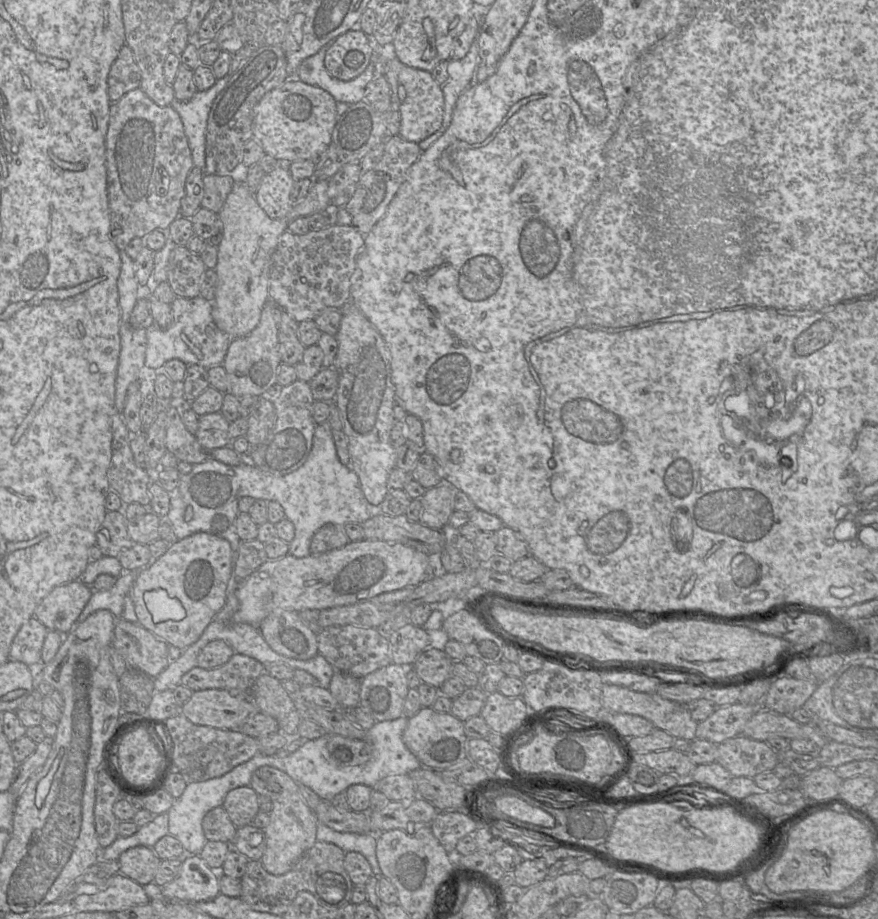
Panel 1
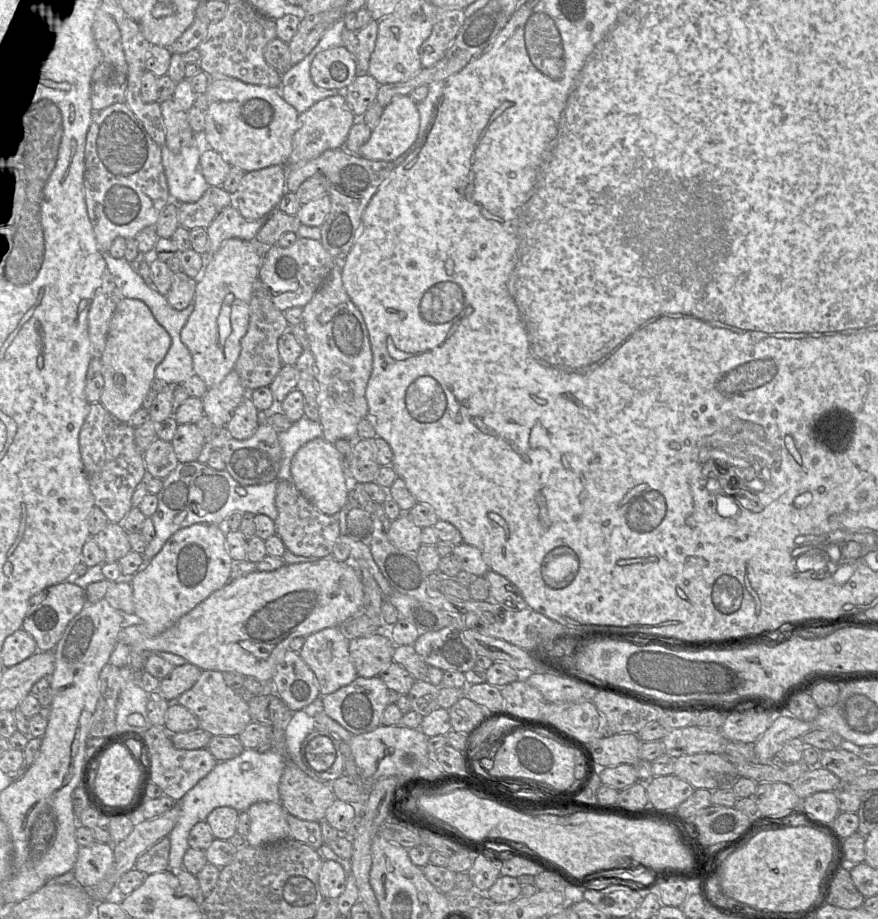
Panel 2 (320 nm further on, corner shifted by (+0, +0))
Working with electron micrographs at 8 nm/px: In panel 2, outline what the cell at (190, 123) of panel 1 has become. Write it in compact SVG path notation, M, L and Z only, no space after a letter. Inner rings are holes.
M204 130L194 133L190 142L178 153L172 152L166 144L161 148L171 200L178 204L198 201L209 188L200 166L201 154L211 149Z

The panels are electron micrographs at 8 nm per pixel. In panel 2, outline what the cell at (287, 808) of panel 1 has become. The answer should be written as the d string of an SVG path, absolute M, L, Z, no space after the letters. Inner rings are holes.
M256 802L247 812L250 817L247 844L262 846L289 838L288 813L280 802Z

